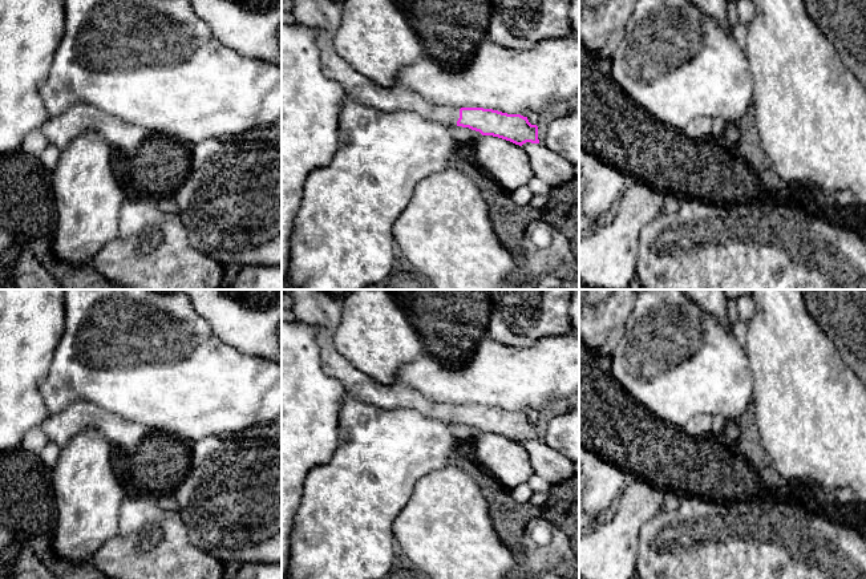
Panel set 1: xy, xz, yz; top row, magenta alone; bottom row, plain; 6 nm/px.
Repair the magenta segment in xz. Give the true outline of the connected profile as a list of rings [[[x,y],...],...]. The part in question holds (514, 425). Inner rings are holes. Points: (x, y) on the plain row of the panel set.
[[[282,290],[288,293],[292,300],[292,312],[298,321],[305,325],[317,327],[316,343],[320,349],[320,360],[325,372],[336,378],[345,394],[352,396],[355,400],[373,405],[381,410],[392,410],[398,408],[412,408],[425,416],[438,418],[446,422],[457,422],[462,425],[469,425],[472,428],[479,429],[482,433],[493,433],[515,442],[522,444],[526,440],[539,441],[538,437],[538,424],[531,422],[527,414],[521,412],[507,412],[493,406],[483,405],[461,405],[453,406],[448,404],[433,402],[421,394],[418,394],[412,386],[396,382],[392,385],[385,385],[375,381],[369,376],[364,374],[349,364],[335,347],[335,335],[341,320],[341,301],[340,299],[331,295],[327,290]]]

